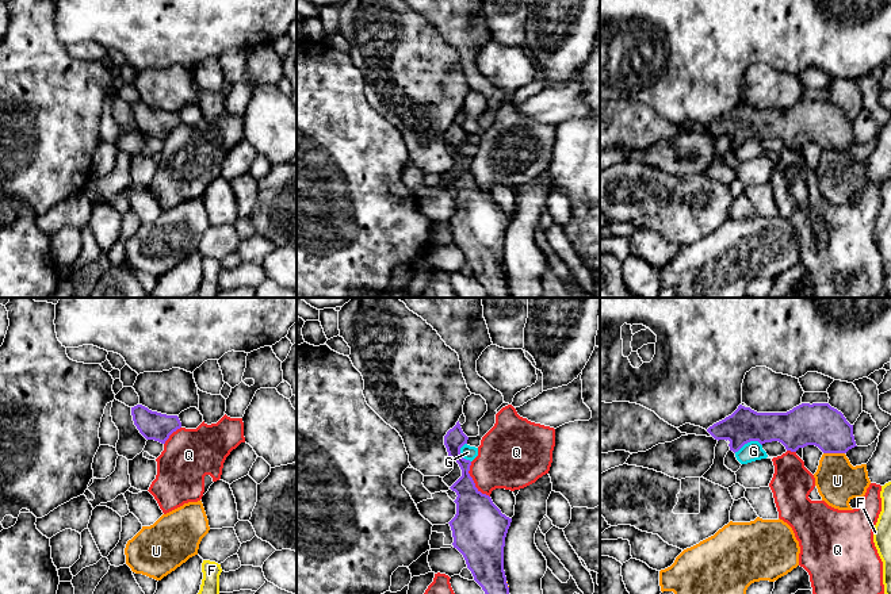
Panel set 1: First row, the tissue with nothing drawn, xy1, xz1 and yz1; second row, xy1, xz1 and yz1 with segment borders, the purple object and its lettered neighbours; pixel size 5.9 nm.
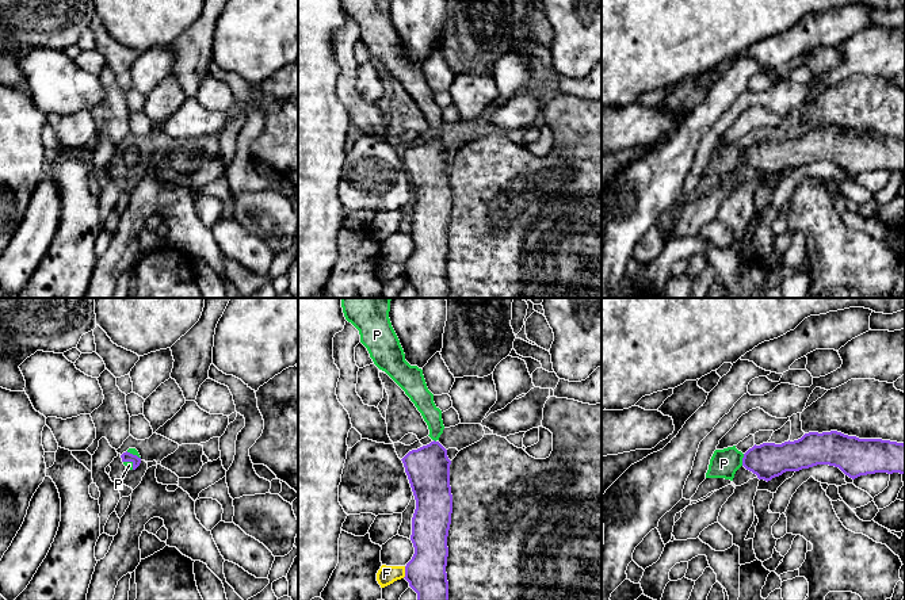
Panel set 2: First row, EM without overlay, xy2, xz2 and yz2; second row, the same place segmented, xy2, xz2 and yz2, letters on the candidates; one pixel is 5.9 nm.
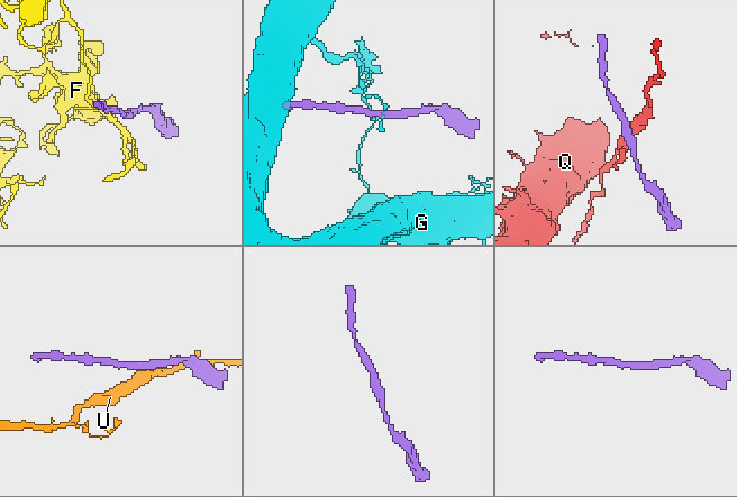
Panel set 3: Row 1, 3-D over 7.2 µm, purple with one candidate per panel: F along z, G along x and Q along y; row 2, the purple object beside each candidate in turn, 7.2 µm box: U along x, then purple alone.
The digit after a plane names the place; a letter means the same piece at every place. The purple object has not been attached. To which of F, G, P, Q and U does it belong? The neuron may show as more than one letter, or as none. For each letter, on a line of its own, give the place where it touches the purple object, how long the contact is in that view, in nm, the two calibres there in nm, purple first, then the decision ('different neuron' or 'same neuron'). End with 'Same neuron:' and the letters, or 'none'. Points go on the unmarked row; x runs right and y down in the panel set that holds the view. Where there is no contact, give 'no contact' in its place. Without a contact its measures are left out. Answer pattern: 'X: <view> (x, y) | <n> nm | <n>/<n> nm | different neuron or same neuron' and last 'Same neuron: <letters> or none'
F: xz2 (405, 268) | 70 nm | 240/110 nm | different neuron
G: yz1 (748, 138) | 180 nm | 200/120 nm | different neuron
P: yz2 (743, 156) | 70 nm | 220/170 nm | same neuron
Q: xz1 (473, 177) | 240 nm | 280/360 nm | different neuron
U: yz1 (834, 149) | 130 nm | 260/260 nm | different neuron
Same neuron: P

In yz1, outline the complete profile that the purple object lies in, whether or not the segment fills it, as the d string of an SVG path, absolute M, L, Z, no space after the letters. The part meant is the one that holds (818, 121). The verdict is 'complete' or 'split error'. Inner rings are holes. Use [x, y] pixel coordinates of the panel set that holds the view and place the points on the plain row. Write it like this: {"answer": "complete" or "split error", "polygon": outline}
{"answer": "complete", "polygon": "M802 100L787 110L757 110L750 104L739 101L731 112L710 123L707 129L718 138L729 137L730 147L734 150L750 138L758 138L761 142L779 138L791 149L796 149L807 142L815 142L823 150L846 150L857 143L853 122L829 100Z"}

